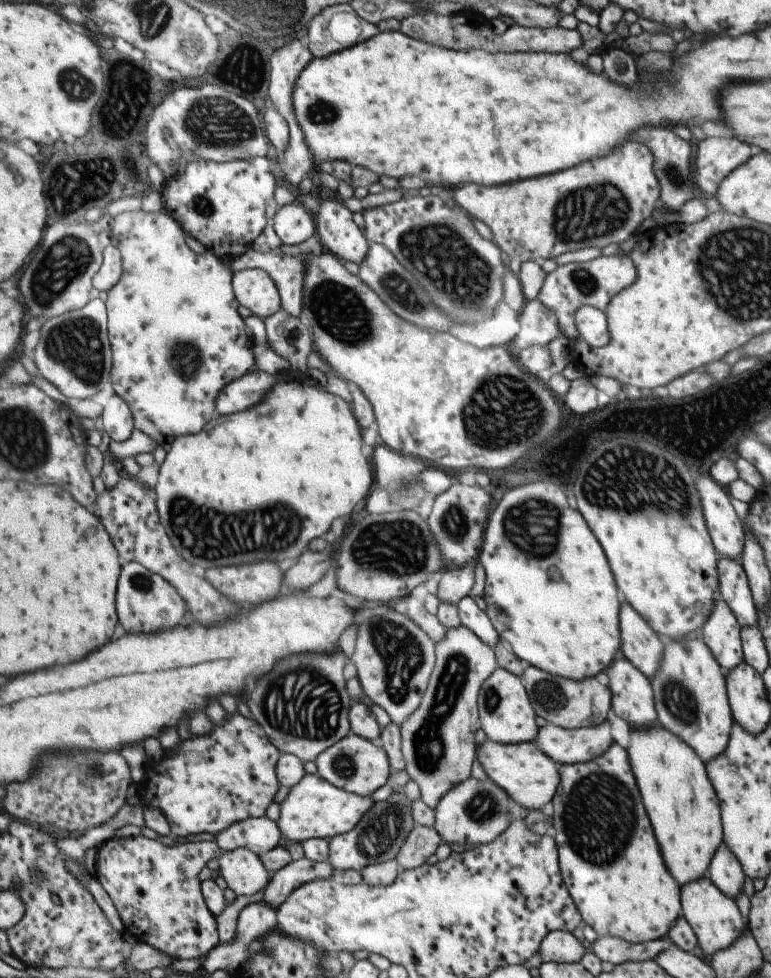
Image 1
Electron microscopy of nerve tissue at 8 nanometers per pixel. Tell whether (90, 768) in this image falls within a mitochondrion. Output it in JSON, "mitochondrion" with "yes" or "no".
{"mitochondrion":"yes"}

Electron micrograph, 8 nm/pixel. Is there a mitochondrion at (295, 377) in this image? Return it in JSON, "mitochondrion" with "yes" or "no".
{"mitochondrion":"no"}

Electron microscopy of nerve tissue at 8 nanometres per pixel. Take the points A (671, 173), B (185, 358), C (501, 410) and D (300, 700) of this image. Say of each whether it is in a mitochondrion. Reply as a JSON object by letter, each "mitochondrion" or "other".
{"A":"mitochondrion","B":"mitochondrion","C":"mitochondrion","D":"mitochondrion"}

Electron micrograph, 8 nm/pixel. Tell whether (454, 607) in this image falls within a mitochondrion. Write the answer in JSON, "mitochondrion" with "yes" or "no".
{"mitochondrion":"no"}

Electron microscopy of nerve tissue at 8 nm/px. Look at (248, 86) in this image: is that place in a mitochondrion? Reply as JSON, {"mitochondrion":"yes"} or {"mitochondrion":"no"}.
{"mitochondrion":"yes"}

